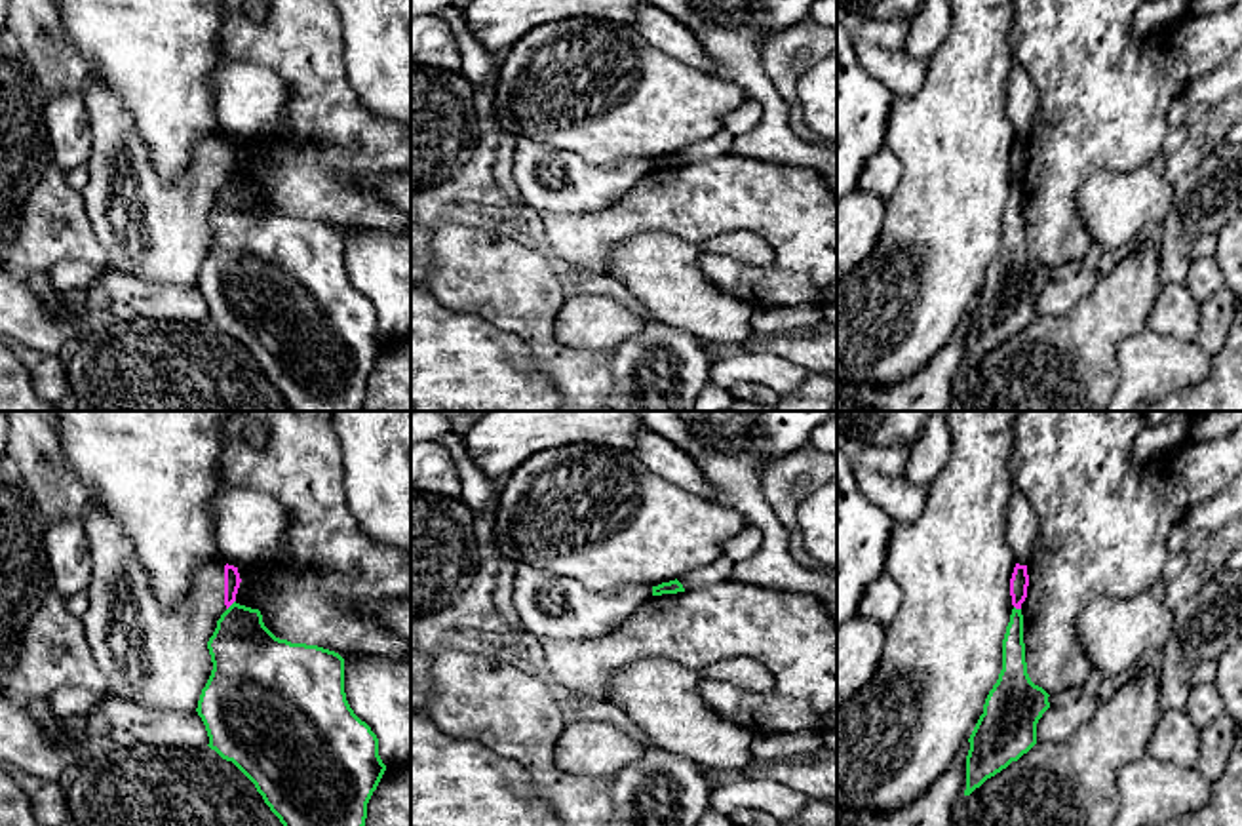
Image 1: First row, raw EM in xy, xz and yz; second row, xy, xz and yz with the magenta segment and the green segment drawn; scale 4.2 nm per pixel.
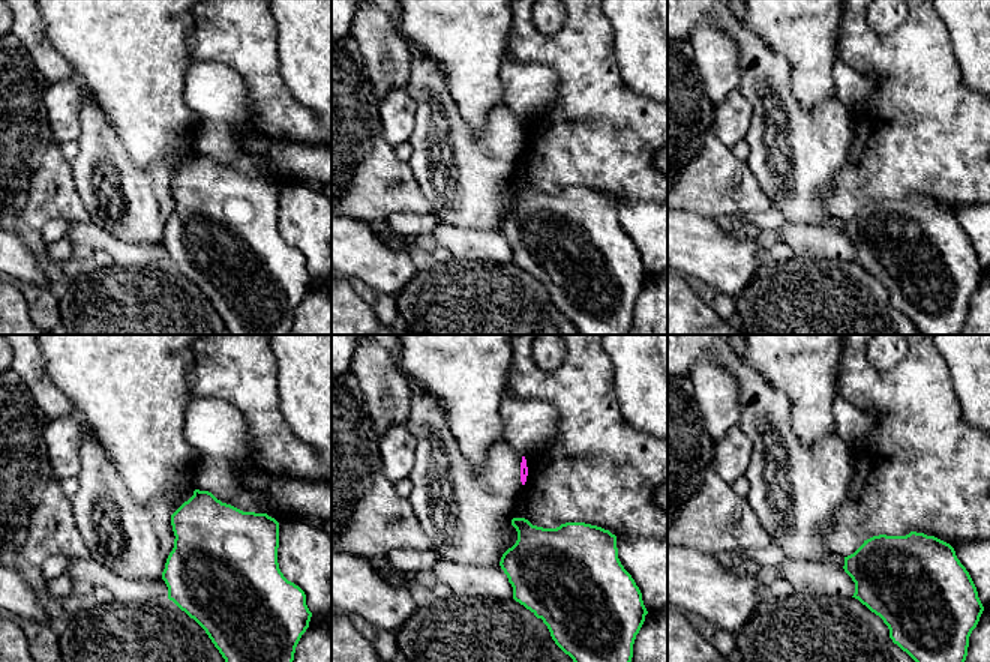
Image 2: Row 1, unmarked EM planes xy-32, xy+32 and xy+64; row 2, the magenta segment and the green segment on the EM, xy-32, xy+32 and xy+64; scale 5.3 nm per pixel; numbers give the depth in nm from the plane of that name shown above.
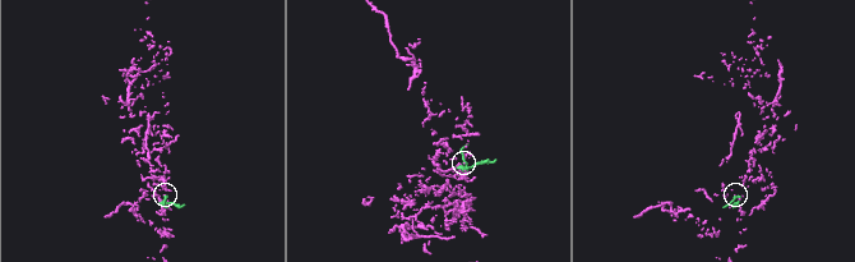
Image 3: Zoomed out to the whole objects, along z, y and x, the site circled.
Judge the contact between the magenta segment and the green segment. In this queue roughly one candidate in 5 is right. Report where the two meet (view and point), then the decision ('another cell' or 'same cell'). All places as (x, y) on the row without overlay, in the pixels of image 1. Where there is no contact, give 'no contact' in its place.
xy (231, 177) | another cell

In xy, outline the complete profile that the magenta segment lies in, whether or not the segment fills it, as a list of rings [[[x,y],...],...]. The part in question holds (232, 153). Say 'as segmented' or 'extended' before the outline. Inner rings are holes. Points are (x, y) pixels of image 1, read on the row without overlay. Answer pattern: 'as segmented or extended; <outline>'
extended; [[[89,72],[82,91],[89,118],[93,148],[86,164],[89,181],[82,190],[87,219],[107,251],[107,266],[148,284],[194,285],[213,236],[207,215],[221,188],[236,175],[240,147],[234,139],[209,137],[196,145],[190,173],[167,185],[154,169],[148,148],[126,110],[124,101]]]

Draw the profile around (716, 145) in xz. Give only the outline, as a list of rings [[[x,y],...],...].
[[[723,129],[721,133],[709,137],[708,141],[692,143],[681,148],[677,154],[683,158],[685,164],[696,164],[715,158],[719,154],[727,154],[734,141],[736,137],[728,129]]]

